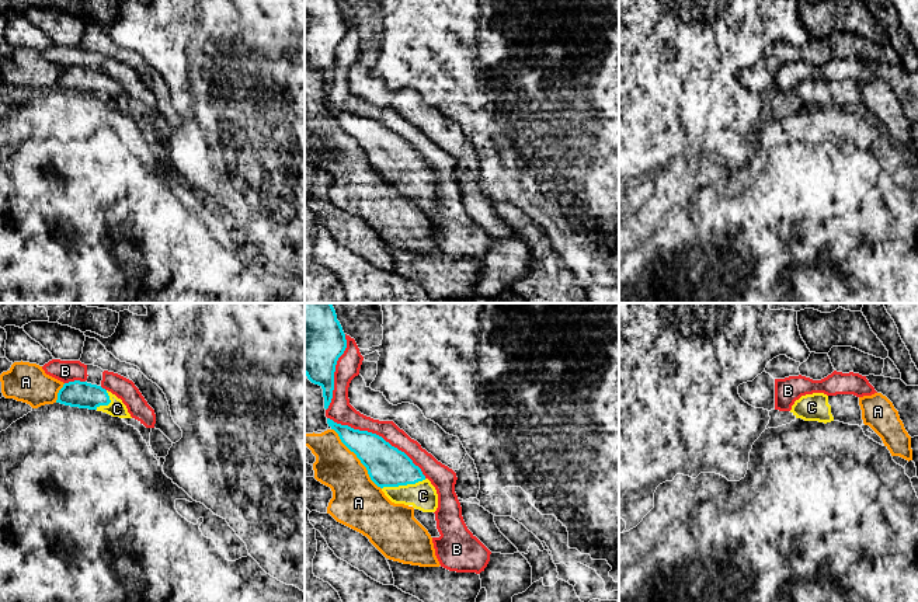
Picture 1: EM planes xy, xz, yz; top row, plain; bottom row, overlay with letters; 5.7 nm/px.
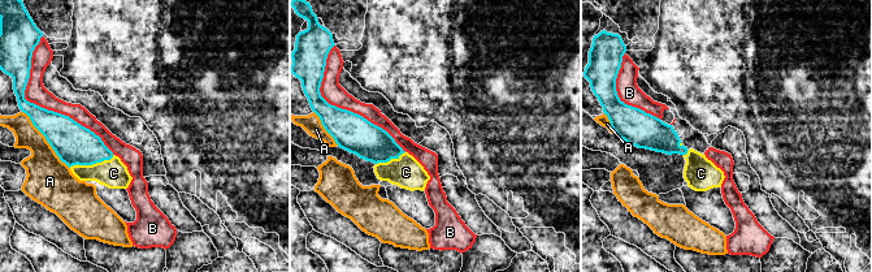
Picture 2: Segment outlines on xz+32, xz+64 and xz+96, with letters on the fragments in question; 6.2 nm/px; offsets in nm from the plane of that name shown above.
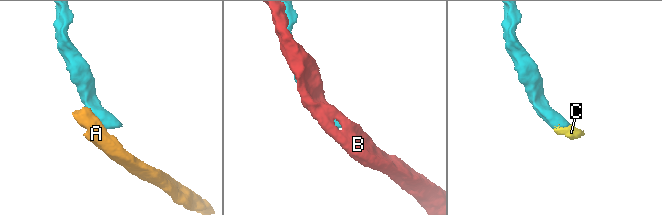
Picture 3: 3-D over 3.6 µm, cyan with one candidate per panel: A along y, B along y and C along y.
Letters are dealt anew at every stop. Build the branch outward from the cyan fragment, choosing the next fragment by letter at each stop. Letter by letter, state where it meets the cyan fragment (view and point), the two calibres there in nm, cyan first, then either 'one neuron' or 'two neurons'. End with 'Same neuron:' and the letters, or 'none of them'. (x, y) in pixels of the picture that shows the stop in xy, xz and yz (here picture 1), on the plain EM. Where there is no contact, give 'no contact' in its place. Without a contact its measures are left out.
A: xz (358, 143) | 240/300 nm | two neurons
B: xz (378, 121) | 240/140 nm | two neurons
C: xz (403, 170) | 240/160 nm | one neuron
Same neuron: C

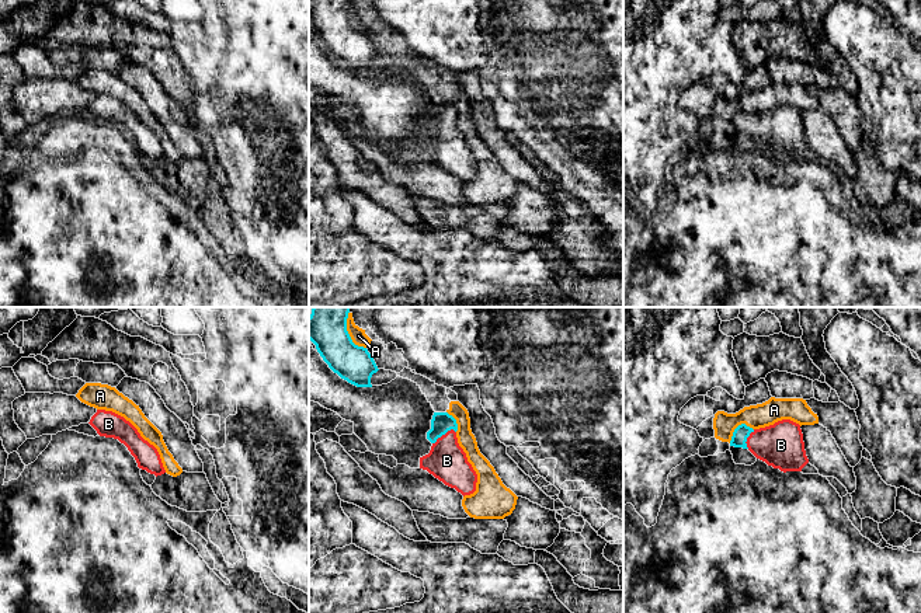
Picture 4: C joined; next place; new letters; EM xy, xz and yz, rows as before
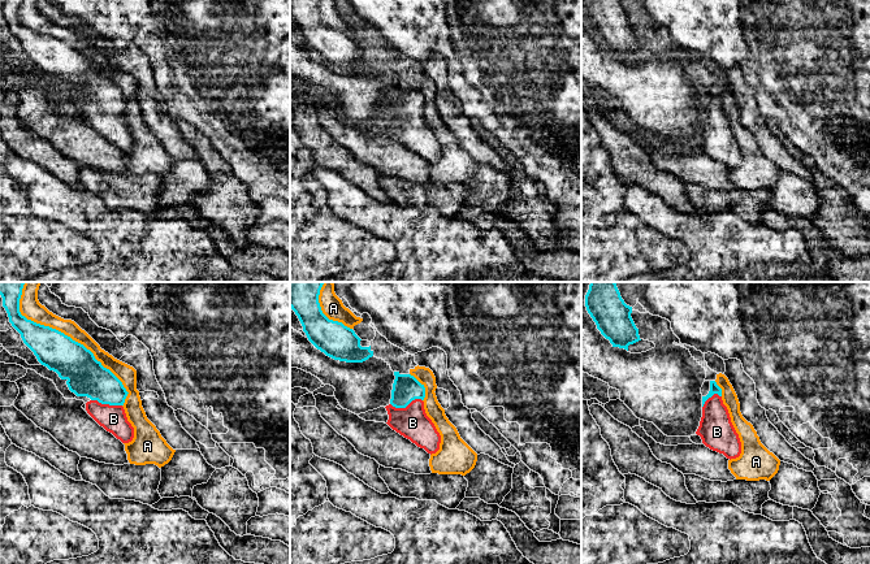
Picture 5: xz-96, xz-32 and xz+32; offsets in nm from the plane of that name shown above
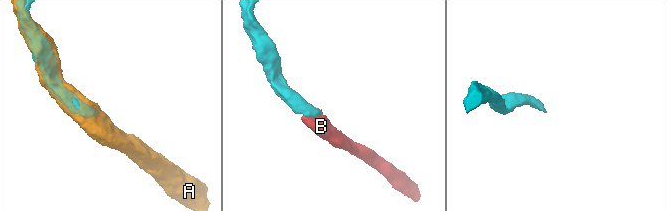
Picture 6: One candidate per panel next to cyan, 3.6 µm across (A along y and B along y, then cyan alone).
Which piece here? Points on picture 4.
A: xz (348, 20) | 220/90 nm | two neurons
B: xz (444, 119) | 120/220 nm | one neuron
Same neuron: B

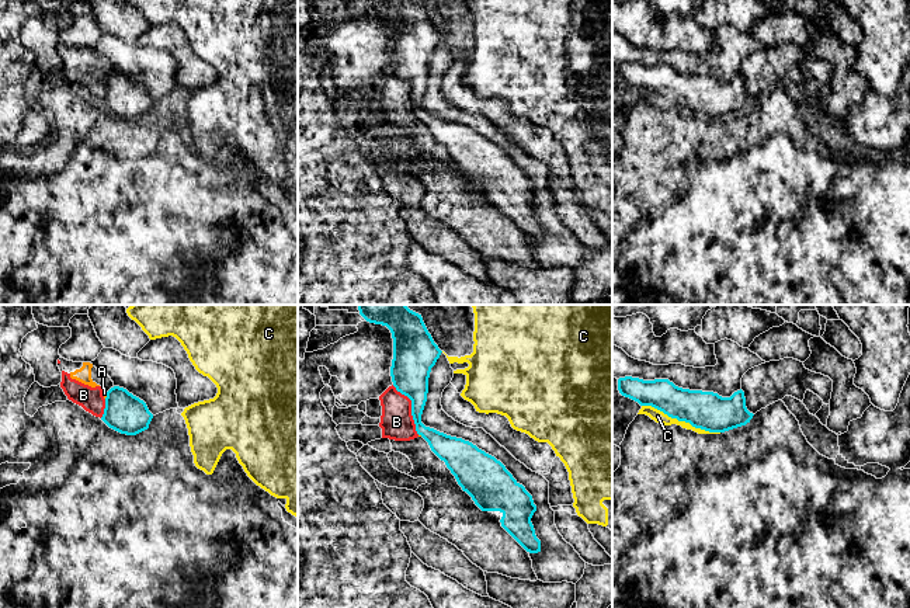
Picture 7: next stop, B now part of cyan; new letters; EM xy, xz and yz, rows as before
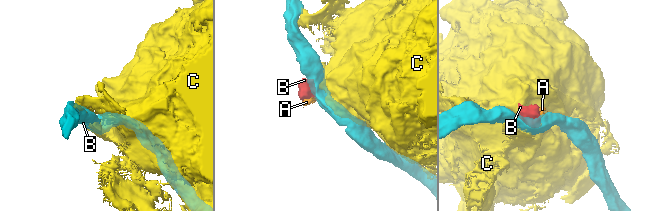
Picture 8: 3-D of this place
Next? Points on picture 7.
A: xy (107, 80) | 220/30 nm | two neurons
B: xz (412, 94) | 220/190 nm | two neurons
C: yz (681, 106) | 220/70 nm | two neurons
Same neuron: none of them

